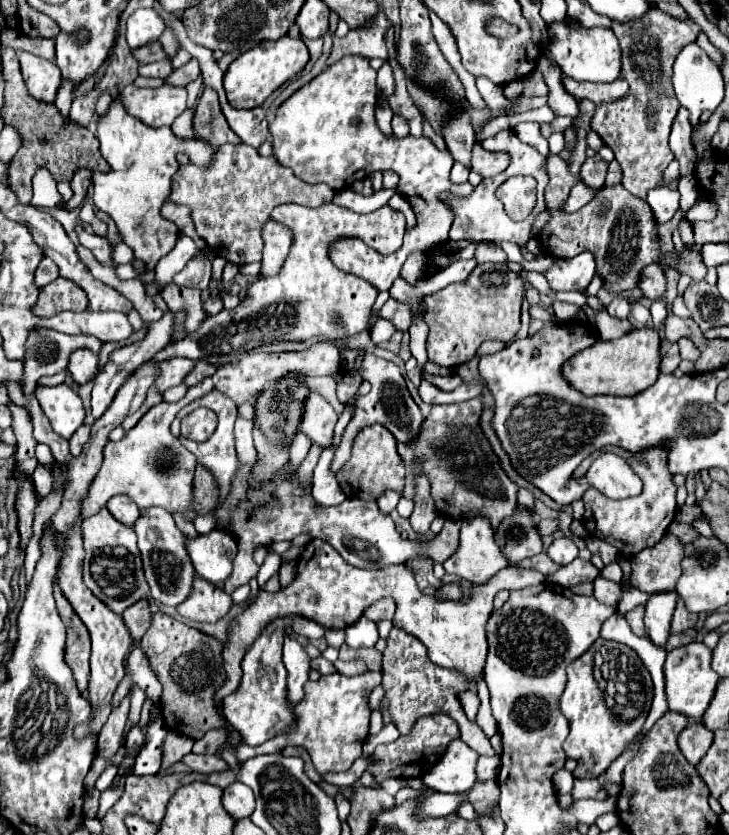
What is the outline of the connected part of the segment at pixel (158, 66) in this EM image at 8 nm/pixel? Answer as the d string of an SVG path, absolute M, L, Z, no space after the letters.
M166 60L166 62L154 62L154 64L146 64L146 66L140 66L138 68L140 76L160 76L160 78L170 76L172 70L174 68L172 68L170 60Z

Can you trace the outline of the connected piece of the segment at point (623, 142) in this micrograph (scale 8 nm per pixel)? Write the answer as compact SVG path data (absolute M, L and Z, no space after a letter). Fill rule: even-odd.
M652 6L638 20L612 20L610 28L622 48L620 76L630 84L630 90L616 102L596 104L590 126L598 132L598 136L620 162L624 172L622 186L634 196L644 198L650 188L656 188L664 180L664 170L674 160L674 152L668 146L668 136L680 104L670 80L672 64L678 52L696 40L700 26L694 20L676 20Z

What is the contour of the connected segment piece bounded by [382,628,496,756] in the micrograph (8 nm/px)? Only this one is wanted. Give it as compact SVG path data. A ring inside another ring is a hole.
M402 628L390 630L388 646L386 646L384 658L382 658L382 686L384 686L386 698L388 698L390 716L392 716L394 724L398 726L400 734L408 734L410 728L414 726L414 722L422 716L446 712L458 722L462 740L466 740L478 754L496 756L496 750L492 748L490 740L484 736L484 732L474 722L470 722L466 718L466 714L458 702L458 692L468 690L466 682L462 682L462 678L458 678L458 674L454 674L452 670L442 670L440 666L434 666L428 660L426 646L422 646L422 642L418 642L418 638L414 638L412 634L406 634Z

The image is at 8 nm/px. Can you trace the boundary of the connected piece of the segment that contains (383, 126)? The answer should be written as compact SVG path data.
M380 99L376 110L377 125L384 134L392 136L391 120L394 112L390 110L389 104L384 99Z

